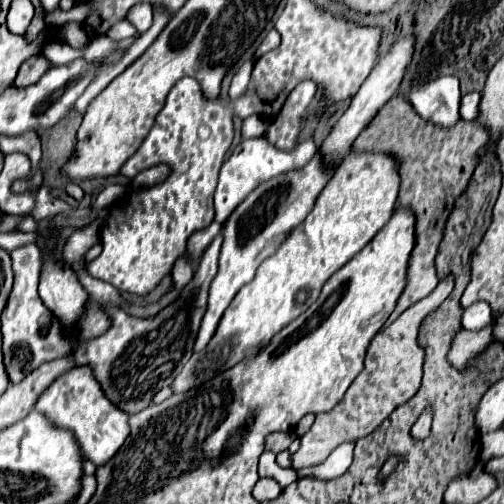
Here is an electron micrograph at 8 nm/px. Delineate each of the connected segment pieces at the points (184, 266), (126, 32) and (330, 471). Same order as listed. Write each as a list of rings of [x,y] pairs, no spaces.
[[[185,260],[181,262],[177,262],[175,264],[175,268],[173,268],[173,280],[175,280],[175,290],[183,290],[185,286],[187,286],[187,282],[189,282],[189,278],[193,278],[193,268],[191,268],[191,264],[187,264]]]
[[[123,18],[123,20],[119,20],[117,24],[111,26],[111,30],[107,32],[107,36],[109,36],[111,40],[125,40],[125,38],[135,38],[135,36],[139,36],[139,32],[137,32],[135,26],[131,26],[131,22],[129,22],[127,18]]]
[[[341,444],[339,448],[335,448],[329,458],[317,466],[309,466],[305,470],[299,470],[297,476],[299,478],[317,478],[317,480],[333,480],[339,478],[341,474],[345,474],[345,470],[351,466],[351,458],[353,458],[353,446],[351,444]]]

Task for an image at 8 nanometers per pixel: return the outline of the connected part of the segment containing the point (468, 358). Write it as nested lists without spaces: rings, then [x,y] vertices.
[[[493,322],[489,326],[485,326],[485,330],[479,330],[479,332],[471,332],[471,330],[461,328],[453,336],[453,342],[451,342],[451,348],[449,348],[449,354],[447,354],[447,362],[455,370],[467,370],[469,364],[483,350],[487,350],[493,342],[495,342],[495,338],[493,338]]]

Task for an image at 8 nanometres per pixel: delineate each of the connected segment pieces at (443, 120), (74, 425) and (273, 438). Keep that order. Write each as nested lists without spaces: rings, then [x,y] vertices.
[[[439,76],[419,82],[409,92],[409,102],[417,114],[437,126],[453,126],[459,122],[459,80],[457,76]]]
[[[73,368],[55,378],[53,384],[41,394],[39,402],[35,402],[35,410],[47,414],[55,426],[73,430],[81,450],[85,450],[85,456],[95,466],[109,462],[109,458],[117,454],[117,450],[129,436],[129,416],[105,398],[99,382],[93,378],[89,368]]]
[[[277,432],[277,434],[269,434],[269,438],[265,440],[265,448],[271,450],[271,452],[281,452],[281,450],[287,450],[289,444],[295,440],[295,432]]]

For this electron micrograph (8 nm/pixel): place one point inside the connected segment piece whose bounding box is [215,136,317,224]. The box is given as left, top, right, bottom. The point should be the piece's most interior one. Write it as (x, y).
(253, 161)

